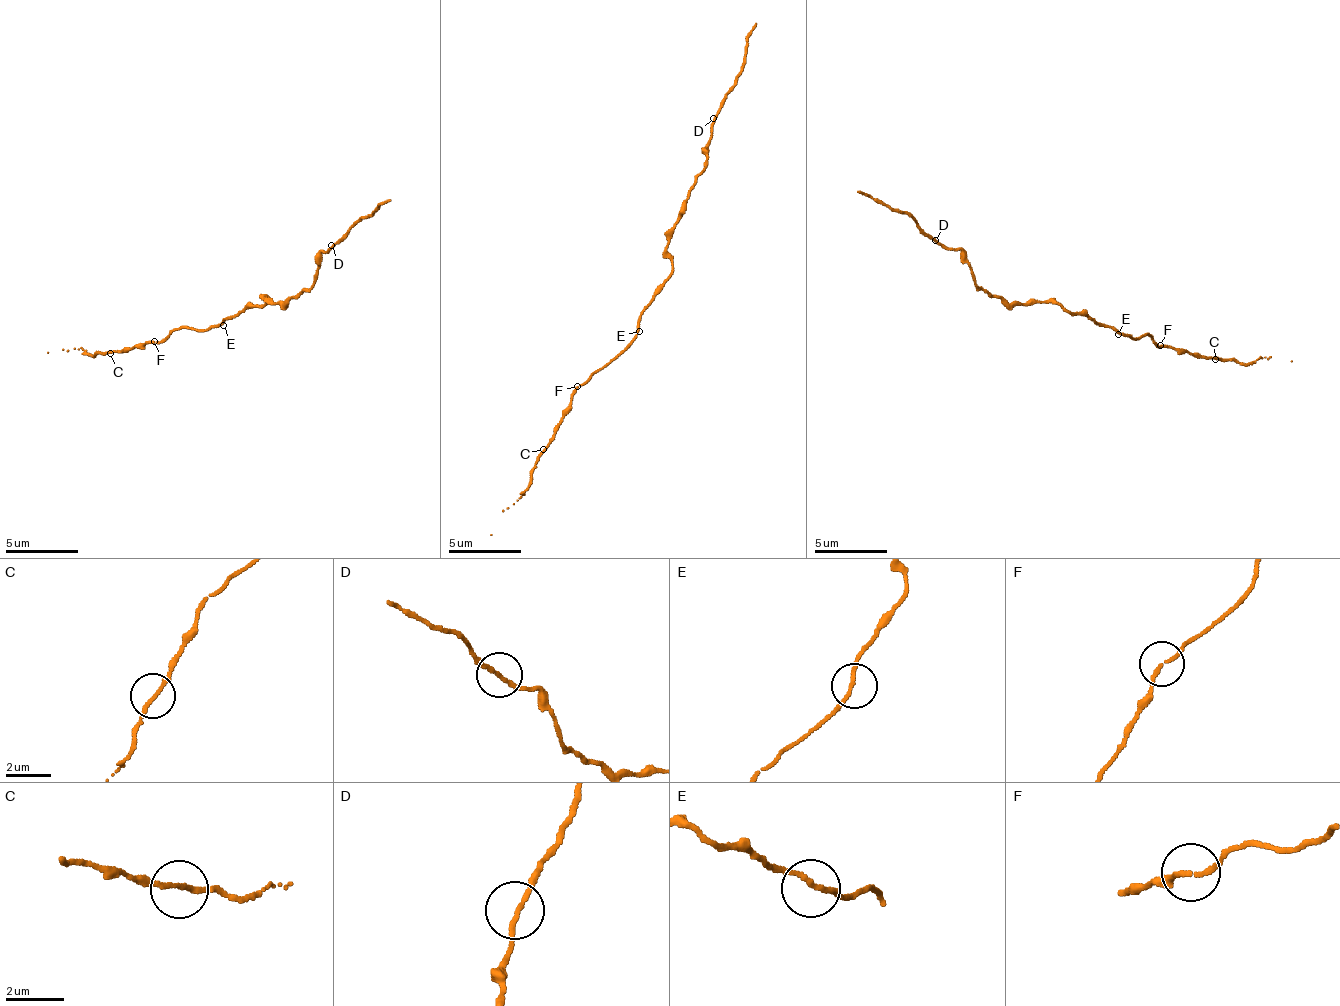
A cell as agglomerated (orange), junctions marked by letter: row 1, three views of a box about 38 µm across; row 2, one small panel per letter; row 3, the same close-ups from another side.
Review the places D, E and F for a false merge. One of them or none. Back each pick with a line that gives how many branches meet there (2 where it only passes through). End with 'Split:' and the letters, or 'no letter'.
Split: no letter

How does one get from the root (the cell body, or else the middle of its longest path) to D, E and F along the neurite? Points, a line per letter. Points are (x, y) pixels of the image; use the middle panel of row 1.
D: (661, 283), (672, 271), (667, 230), (678, 219), (681, 204), (704, 170), (713, 118)
E: (661, 283), (661, 290), (641, 315), (639, 331)
F: (661, 283), (661, 290), (641, 315), (635, 335), (618, 355), (600, 370), (593, 370), (577, 387)

